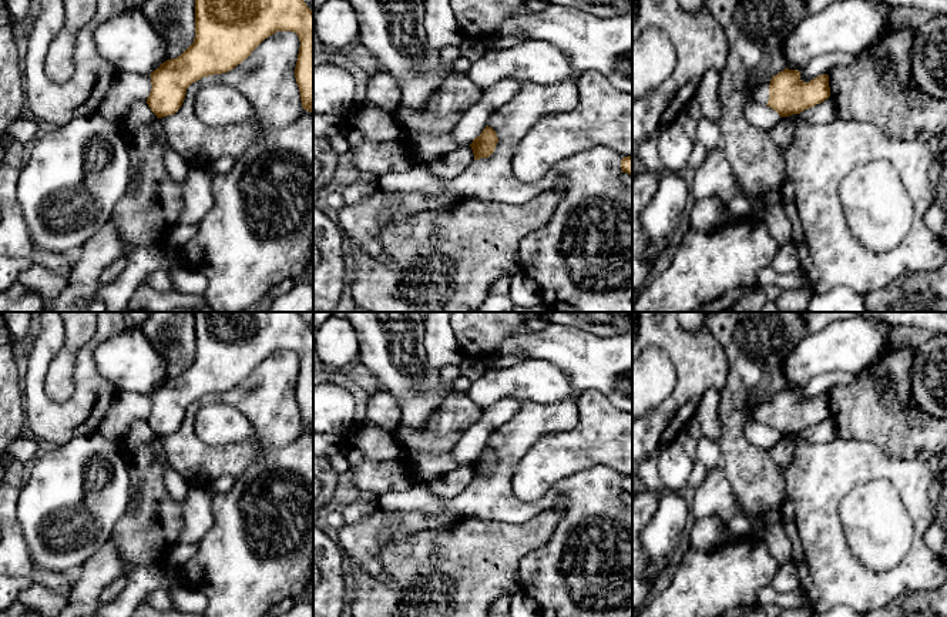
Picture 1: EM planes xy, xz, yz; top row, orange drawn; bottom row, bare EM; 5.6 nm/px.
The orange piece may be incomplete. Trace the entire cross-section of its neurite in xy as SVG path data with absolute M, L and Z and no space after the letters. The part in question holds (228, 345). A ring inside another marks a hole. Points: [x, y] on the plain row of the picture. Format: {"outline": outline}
{"outline": "M194 312L194 316L194 362L181 375L167 379L150 393L152 408L147 423L157 437L175 433L192 402L231 390L276 351L293 351L299 356L295 398L303 429L313 433L313 331L300 312Z"}

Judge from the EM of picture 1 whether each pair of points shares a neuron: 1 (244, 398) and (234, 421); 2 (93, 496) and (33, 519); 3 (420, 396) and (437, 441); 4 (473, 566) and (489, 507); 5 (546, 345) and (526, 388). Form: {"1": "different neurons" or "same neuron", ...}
{"1": "different neurons", "2": "same neuron", "3": "different neurons", "4": "different neurons", "5": "different neurons"}

